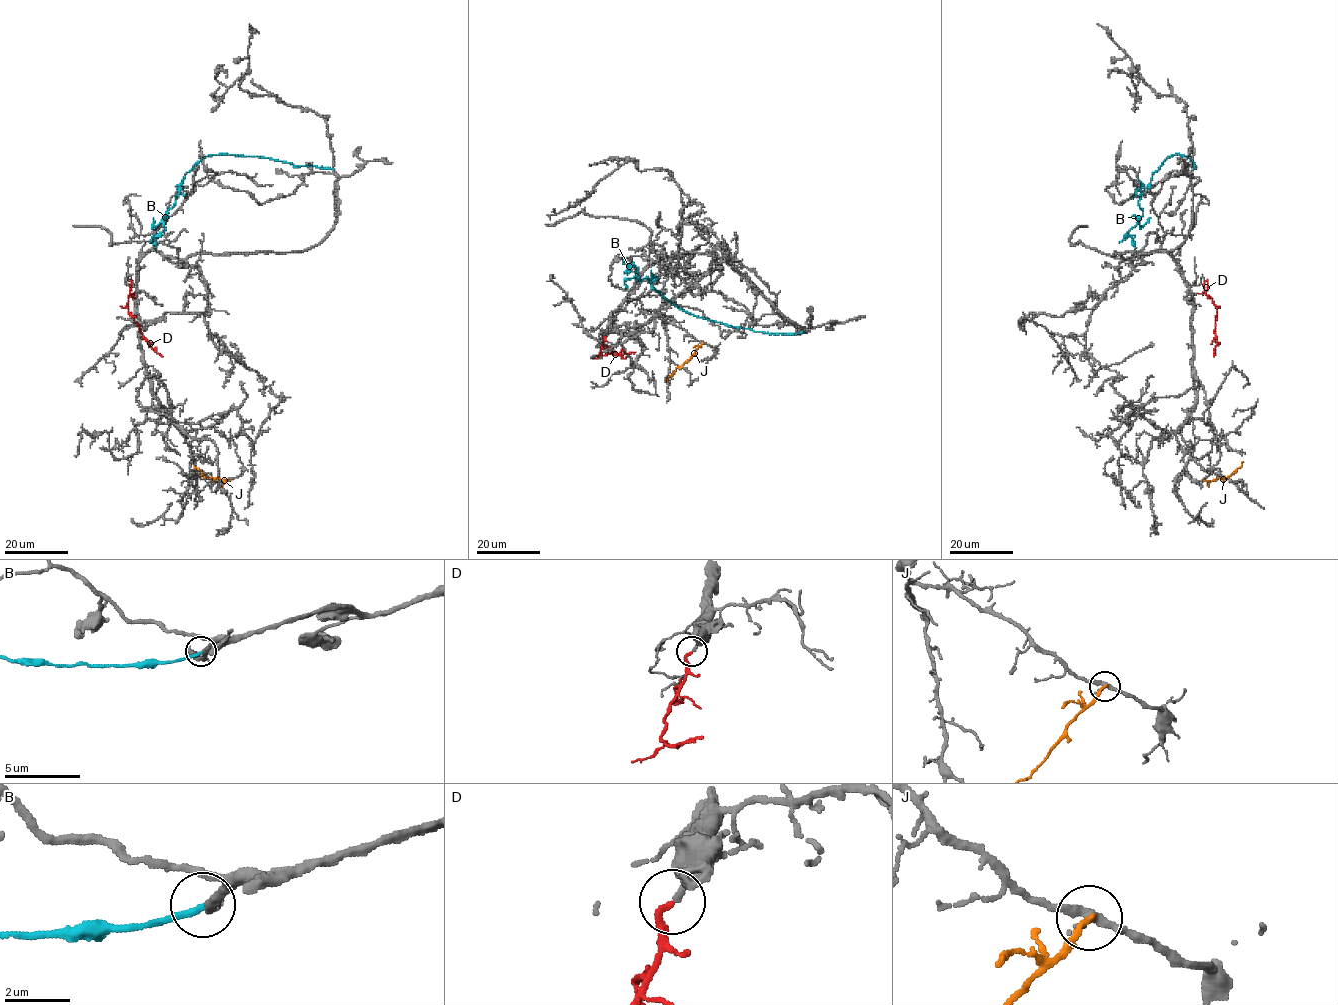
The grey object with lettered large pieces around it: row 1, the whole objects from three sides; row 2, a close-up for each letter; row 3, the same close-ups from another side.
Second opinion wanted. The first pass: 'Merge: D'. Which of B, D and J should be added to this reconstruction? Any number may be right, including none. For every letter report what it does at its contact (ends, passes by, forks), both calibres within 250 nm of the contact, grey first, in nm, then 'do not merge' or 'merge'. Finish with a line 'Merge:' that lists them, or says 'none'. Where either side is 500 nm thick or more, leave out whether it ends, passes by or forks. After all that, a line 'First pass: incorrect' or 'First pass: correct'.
B: it ends; calibres 260 and 200 nm; do not merge
D: it ends; calibres 180 and 240 nm; merge
J: it ends; calibres 260 and 190 nm; do not merge
Merge: D
First pass: correct

